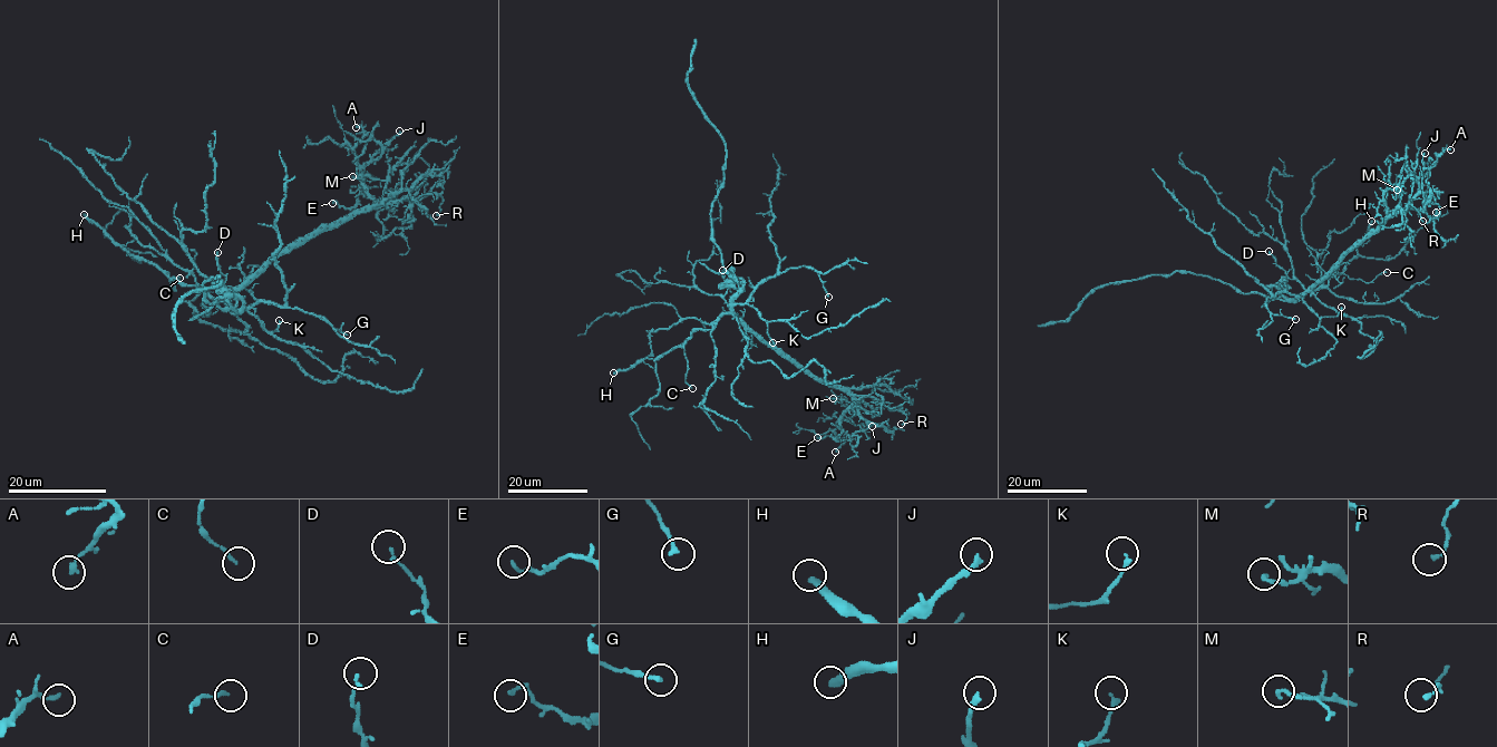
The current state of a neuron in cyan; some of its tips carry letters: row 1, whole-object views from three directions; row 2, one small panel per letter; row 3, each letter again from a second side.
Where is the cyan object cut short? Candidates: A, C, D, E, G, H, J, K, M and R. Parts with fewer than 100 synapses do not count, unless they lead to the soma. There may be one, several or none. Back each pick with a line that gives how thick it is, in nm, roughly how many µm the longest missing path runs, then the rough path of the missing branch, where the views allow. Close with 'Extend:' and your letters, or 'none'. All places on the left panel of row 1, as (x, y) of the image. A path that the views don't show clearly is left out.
Extend: none

